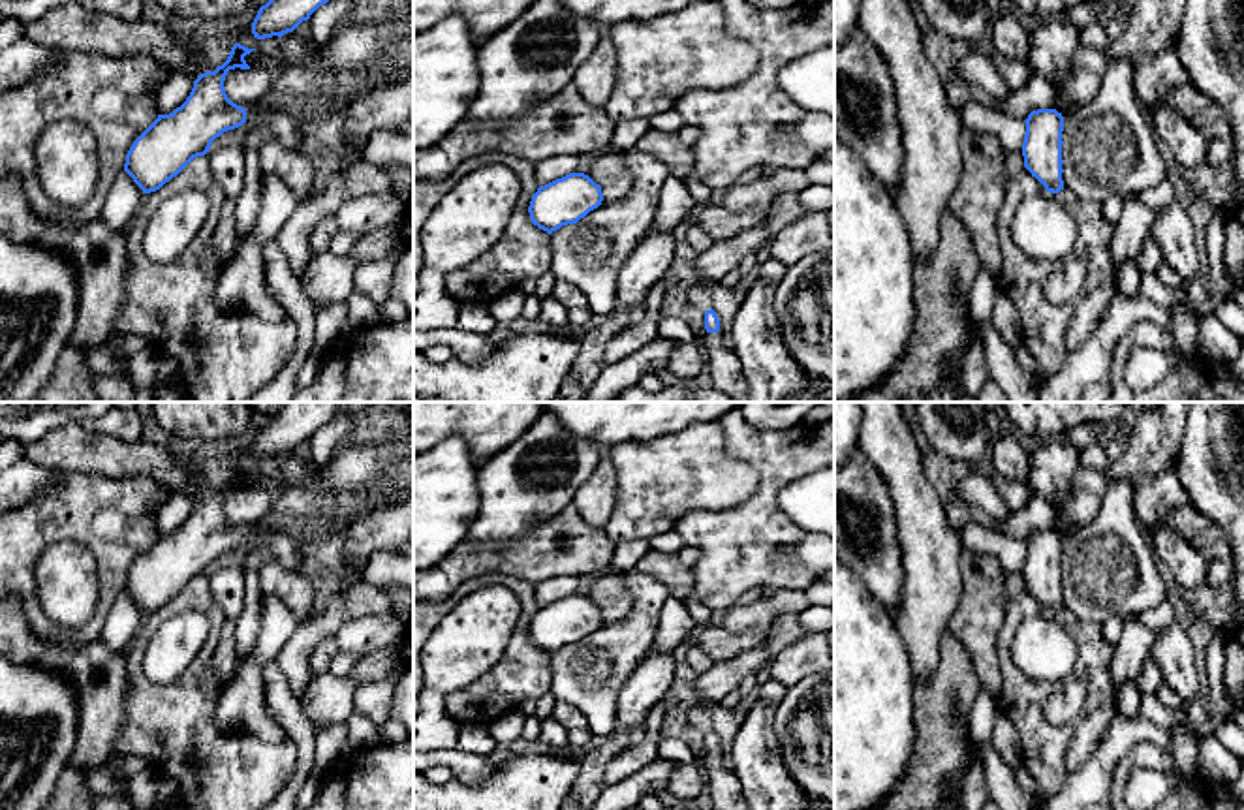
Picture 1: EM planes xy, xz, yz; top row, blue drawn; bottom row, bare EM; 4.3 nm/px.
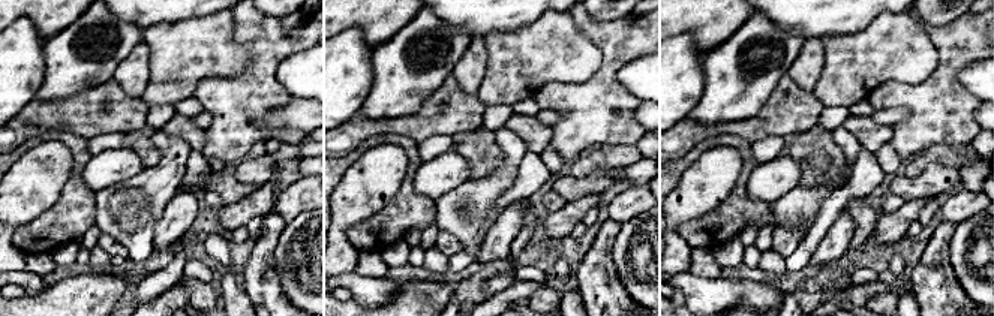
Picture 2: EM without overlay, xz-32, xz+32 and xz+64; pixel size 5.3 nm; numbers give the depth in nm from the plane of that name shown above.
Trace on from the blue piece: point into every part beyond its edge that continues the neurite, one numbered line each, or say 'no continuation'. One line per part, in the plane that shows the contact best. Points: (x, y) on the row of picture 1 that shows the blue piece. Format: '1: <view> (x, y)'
1: xy (282, 124)

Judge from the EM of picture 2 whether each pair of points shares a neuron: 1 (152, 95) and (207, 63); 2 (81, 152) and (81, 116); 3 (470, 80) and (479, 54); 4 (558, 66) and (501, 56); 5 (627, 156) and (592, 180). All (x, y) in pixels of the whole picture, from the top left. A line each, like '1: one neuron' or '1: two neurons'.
1: one neuron
2: two neurons
3: one neuron
4: one neuron
5: two neurons

